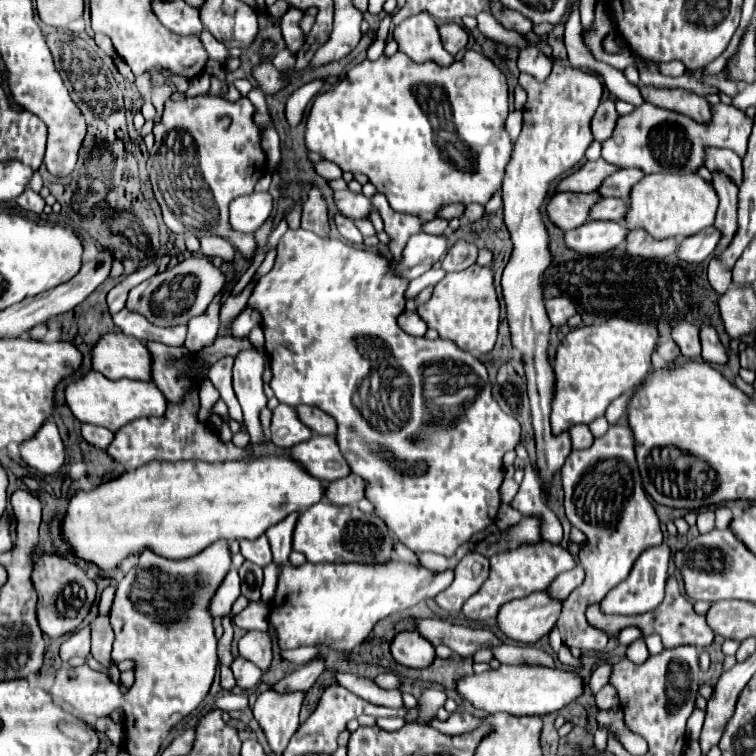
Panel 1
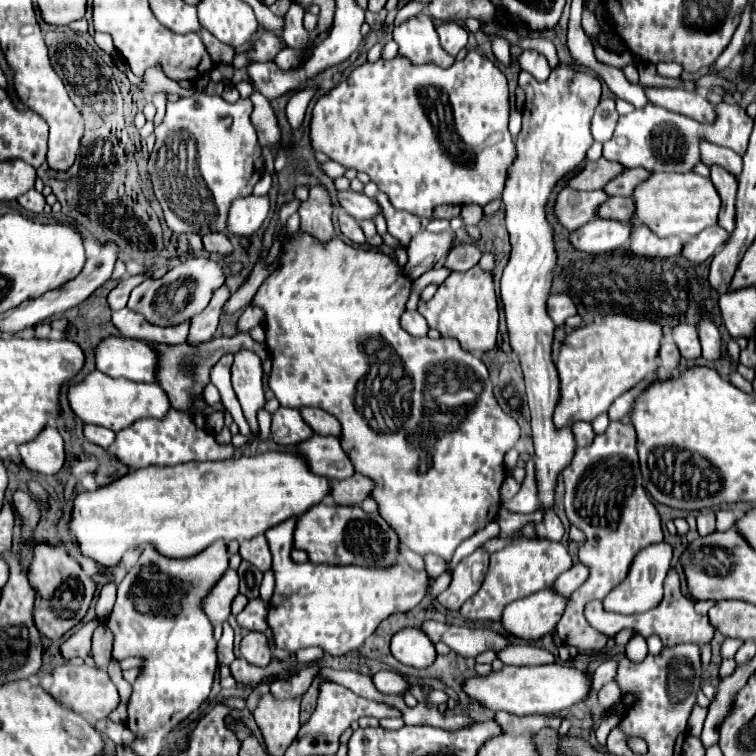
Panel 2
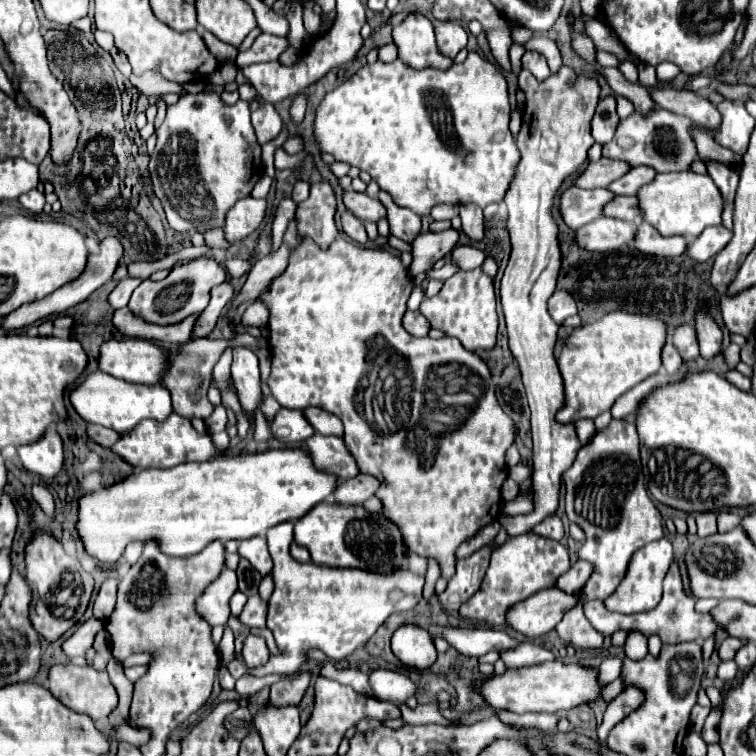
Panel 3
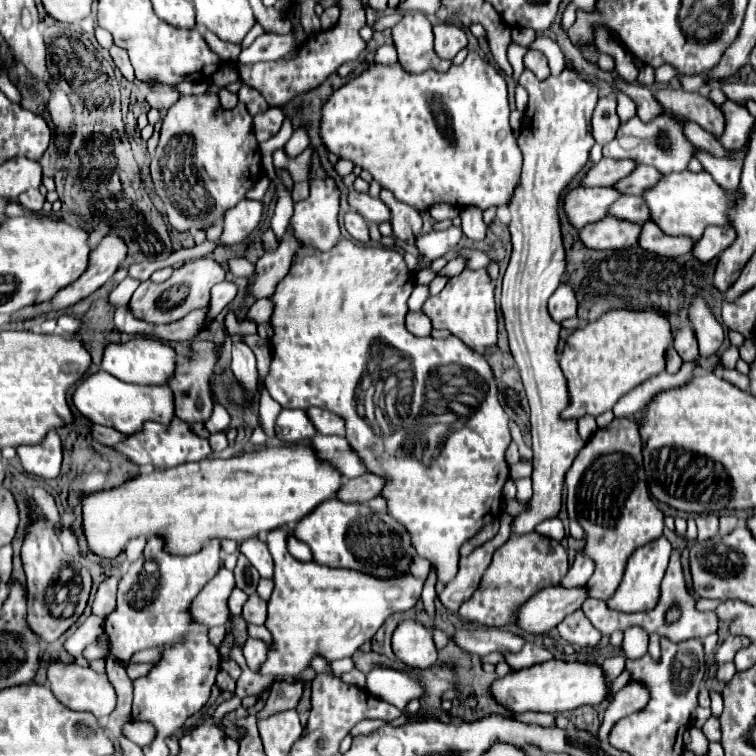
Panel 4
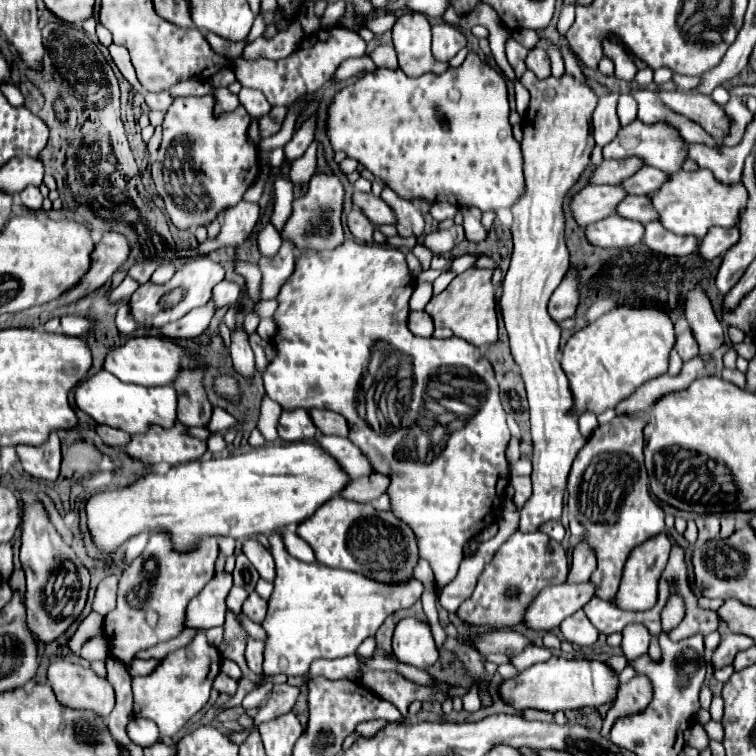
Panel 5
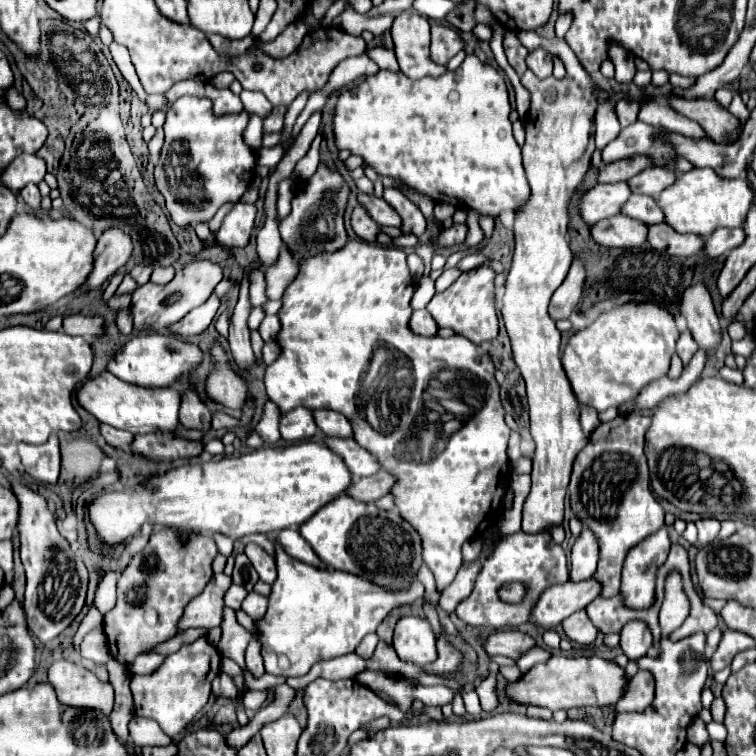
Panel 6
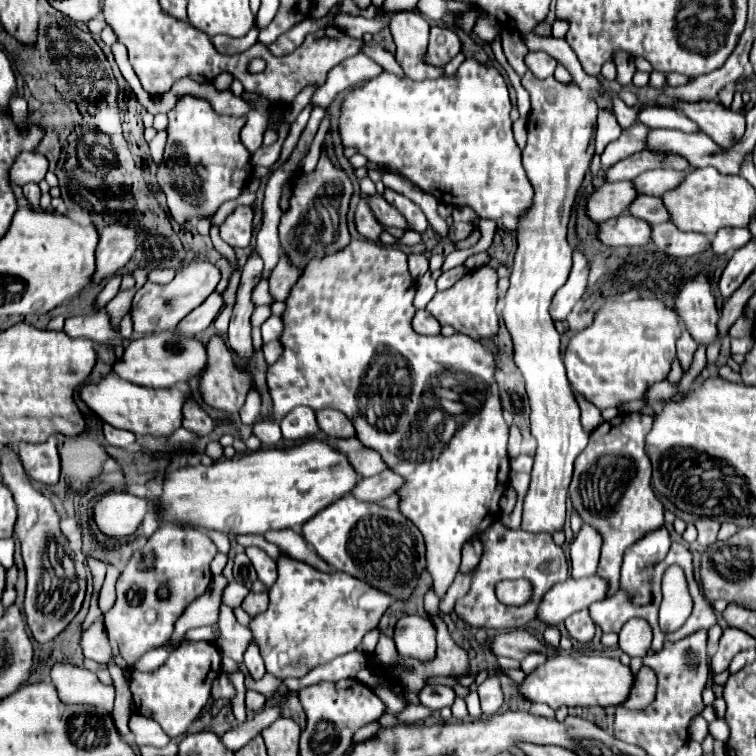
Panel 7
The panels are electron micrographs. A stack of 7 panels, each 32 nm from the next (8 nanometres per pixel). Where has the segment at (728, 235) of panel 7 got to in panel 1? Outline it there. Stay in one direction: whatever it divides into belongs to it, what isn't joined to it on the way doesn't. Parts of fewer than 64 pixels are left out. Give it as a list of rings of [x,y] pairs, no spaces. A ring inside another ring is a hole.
[[[714,226],[704,228],[698,234],[684,238],[678,244],[676,258],[684,262],[704,262],[714,252],[718,240],[720,240],[720,232],[716,232]]]

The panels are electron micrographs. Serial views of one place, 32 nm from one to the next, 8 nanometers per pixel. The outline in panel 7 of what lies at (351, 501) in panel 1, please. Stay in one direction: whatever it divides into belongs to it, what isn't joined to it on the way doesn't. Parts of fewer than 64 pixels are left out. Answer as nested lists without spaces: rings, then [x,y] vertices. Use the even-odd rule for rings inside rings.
[[[382,470],[376,476],[358,480],[358,484],[352,490],[352,496],[362,502],[378,502],[378,500],[394,494],[396,488],[400,488],[400,482],[402,482],[400,476],[396,476],[394,472]]]

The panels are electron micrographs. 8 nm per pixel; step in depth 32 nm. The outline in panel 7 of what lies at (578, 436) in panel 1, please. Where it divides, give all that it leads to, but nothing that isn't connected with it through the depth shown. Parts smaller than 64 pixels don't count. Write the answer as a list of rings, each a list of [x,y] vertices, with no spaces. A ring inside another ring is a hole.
[[[576,396],[576,398],[578,398],[578,404],[580,404],[580,410],[582,410],[582,426],[590,434],[602,422],[600,410],[592,408],[590,404],[584,404],[584,400],[580,400],[580,396]]]

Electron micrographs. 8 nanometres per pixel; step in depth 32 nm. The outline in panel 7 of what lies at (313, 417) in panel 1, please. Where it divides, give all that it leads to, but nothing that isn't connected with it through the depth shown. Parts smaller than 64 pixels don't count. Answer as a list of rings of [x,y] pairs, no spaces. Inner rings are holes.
[[[332,408],[318,410],[316,420],[318,420],[320,430],[324,430],[330,438],[350,438],[350,436],[354,436],[352,422],[342,412],[336,412]]]

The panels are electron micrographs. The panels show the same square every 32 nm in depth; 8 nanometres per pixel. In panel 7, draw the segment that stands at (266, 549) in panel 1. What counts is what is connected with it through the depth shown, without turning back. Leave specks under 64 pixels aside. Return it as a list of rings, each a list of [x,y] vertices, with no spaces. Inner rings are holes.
[[[248,546],[246,548],[246,556],[254,564],[260,582],[264,582],[266,586],[272,586],[276,582],[276,576],[278,576],[276,574],[276,562],[264,550],[260,550],[256,546]]]

